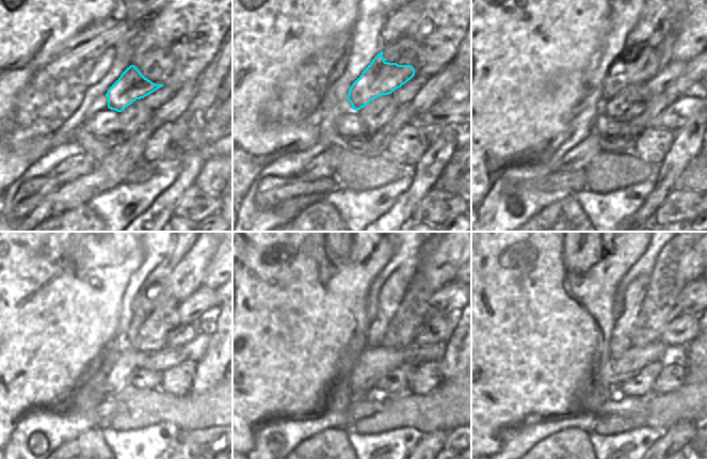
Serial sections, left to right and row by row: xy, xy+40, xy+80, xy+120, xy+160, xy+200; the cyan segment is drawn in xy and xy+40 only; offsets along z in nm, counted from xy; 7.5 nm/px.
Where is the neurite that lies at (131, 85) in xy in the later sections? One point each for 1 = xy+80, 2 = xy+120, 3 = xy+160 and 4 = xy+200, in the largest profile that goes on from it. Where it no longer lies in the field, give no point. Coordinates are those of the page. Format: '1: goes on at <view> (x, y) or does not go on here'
1: goes on at xy+80 (619, 76)
2: goes on at xy+120 (189, 275)
3: goes on at xy+160 (439, 266)
4: goes on at xy+200 (688, 263)

